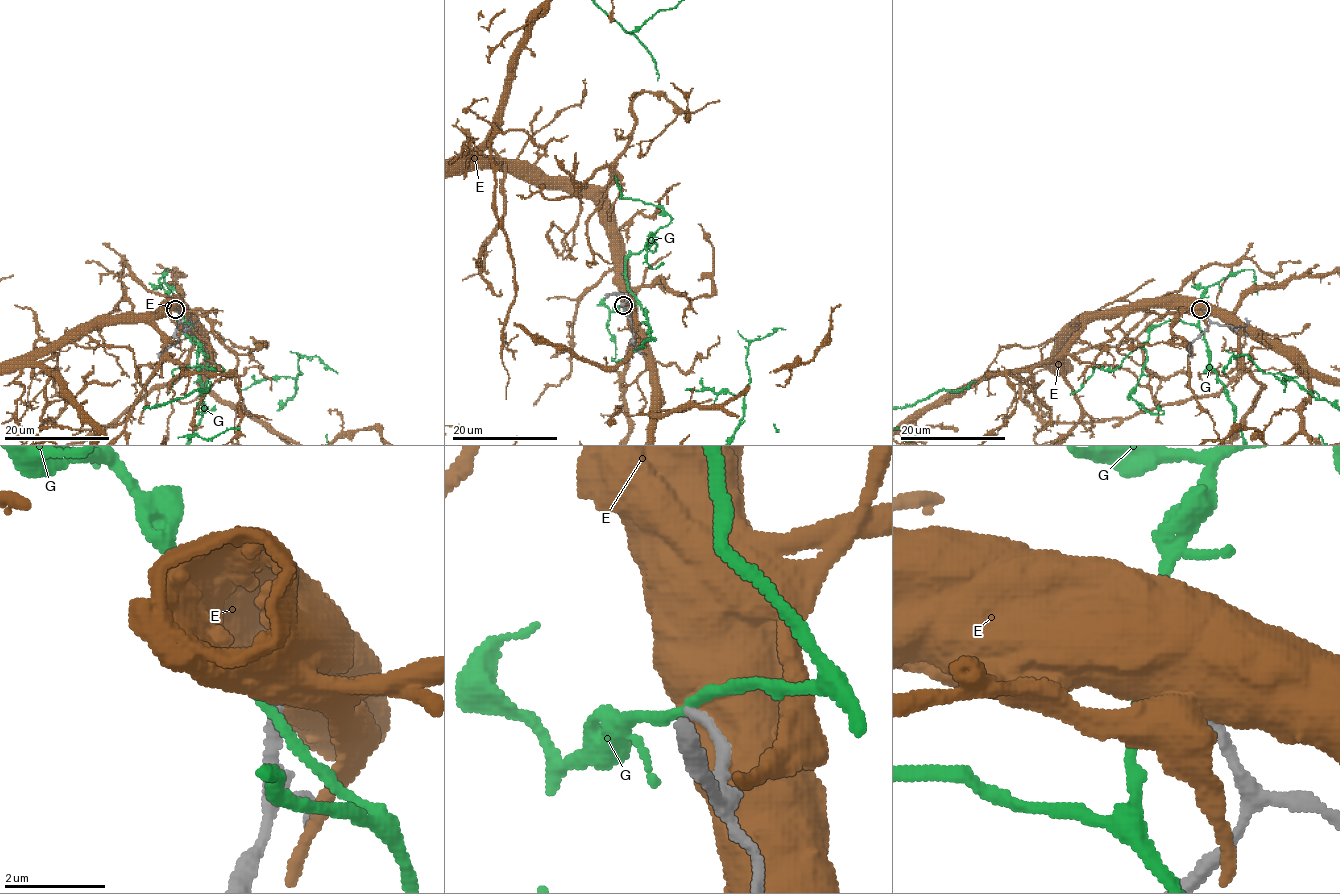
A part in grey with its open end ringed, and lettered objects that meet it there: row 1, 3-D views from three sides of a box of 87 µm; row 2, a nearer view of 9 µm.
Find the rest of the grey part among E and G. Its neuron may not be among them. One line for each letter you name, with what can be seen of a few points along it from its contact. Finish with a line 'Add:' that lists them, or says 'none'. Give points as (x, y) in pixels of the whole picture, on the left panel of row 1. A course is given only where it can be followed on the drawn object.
Add: none

